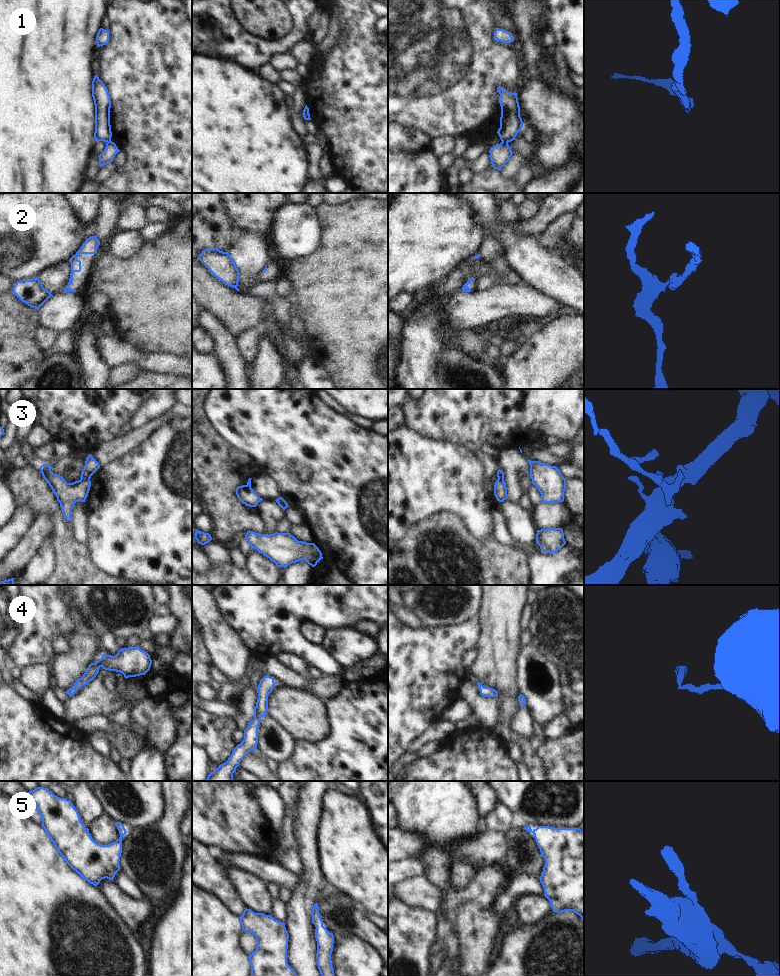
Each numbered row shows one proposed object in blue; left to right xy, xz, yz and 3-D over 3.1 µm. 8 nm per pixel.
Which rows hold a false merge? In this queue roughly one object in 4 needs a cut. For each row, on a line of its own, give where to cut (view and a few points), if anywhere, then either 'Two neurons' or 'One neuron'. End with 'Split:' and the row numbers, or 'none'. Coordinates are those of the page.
1: Split along yz (502, 141), (507, 143). Two neurons
2: No split. One neuron
3: Split along xy (81, 478), (89, 480). Two neurons
4: No split. One neuron
5: No split. One neuron
Split: 1, 3

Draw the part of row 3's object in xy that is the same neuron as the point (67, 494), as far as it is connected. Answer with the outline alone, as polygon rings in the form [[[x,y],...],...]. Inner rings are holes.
[[[51,464],[41,465],[40,470],[43,478],[56,495],[65,519],[71,521],[71,509],[76,502],[85,502],[90,490],[91,481],[80,479],[73,483],[67,483],[63,476],[54,474],[51,471]]]

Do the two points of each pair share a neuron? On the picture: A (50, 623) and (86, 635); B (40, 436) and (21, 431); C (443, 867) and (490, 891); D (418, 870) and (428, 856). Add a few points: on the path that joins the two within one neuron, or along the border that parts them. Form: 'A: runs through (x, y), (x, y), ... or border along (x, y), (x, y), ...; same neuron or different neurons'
A: border along (69, 609), (74, 633), (67, 640); different neurons
B: border along (28, 430), (25, 442), (31, 448); different neurons
C: runs through (443, 882), (454, 893), (475, 893); same neuron
D: border along (416, 857), (424, 866), (424, 875); different neurons

